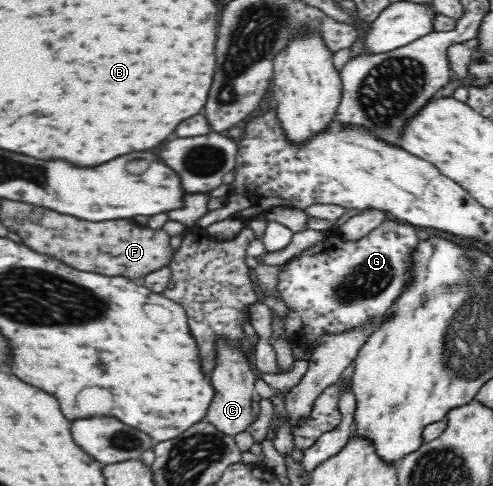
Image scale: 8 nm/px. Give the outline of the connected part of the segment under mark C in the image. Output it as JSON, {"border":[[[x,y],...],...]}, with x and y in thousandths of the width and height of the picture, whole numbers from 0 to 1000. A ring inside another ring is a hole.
{"border":[[[446,695],[440,706],[438,751],[426,772],[426,792],[436,800],[438,817],[430,819],[416,868],[430,870],[432,879],[458,895],[477,897],[501,887],[515,870],[515,829],[521,827],[515,800],[519,772],[507,753],[505,735],[487,716],[458,706],[458,695]]]}

